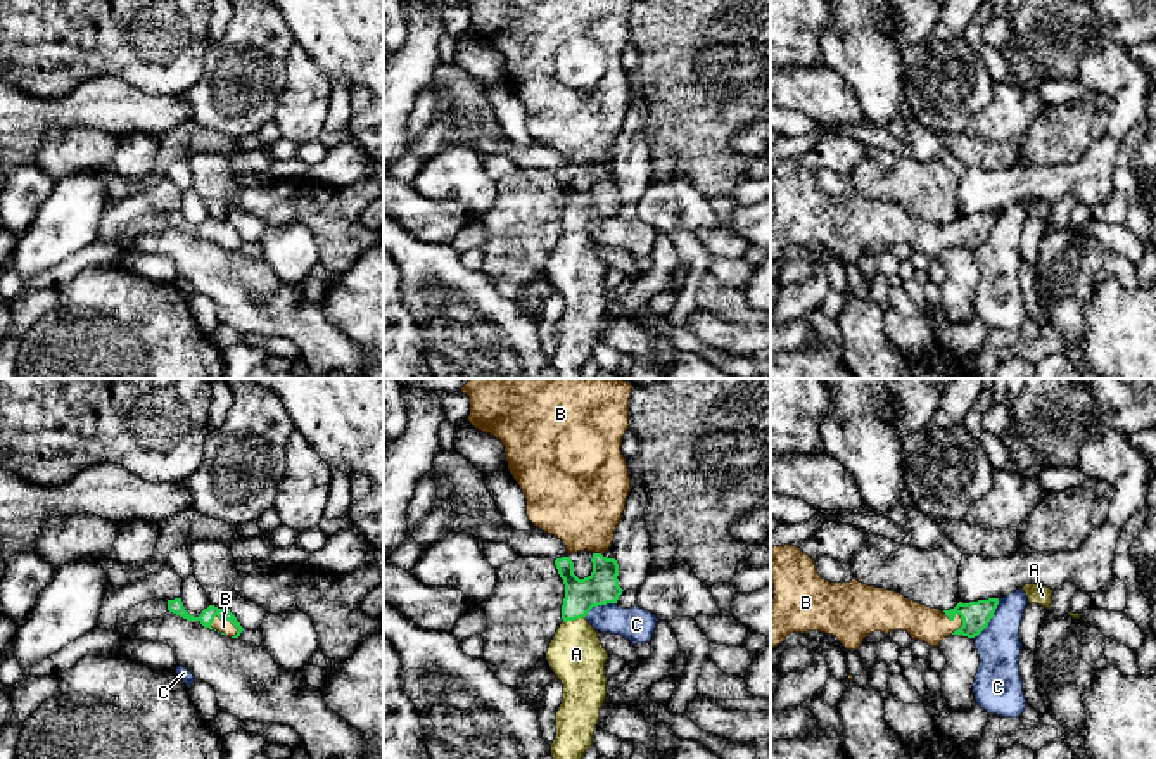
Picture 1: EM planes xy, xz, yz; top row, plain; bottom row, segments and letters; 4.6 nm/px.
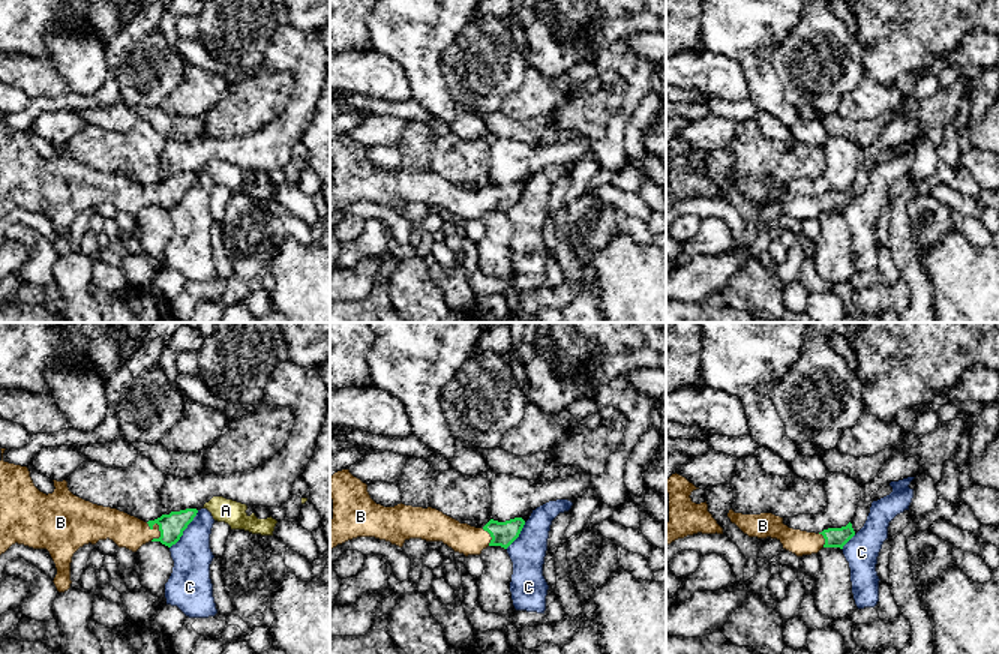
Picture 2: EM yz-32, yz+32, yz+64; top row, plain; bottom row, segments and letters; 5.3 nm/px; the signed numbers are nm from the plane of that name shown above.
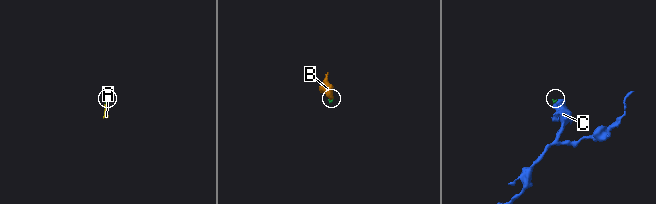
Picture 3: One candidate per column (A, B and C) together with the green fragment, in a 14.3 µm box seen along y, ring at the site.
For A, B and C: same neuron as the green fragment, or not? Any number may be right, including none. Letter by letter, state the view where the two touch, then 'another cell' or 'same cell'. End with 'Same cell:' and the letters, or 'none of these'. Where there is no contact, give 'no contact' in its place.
A: xz | same cell
B: xy | same cell
C: yz | another cell
Same cell: A, B

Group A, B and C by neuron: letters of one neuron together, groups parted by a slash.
A B / C

